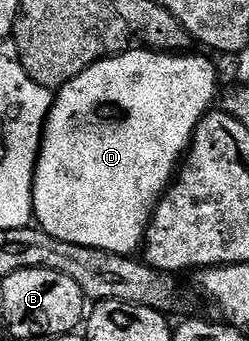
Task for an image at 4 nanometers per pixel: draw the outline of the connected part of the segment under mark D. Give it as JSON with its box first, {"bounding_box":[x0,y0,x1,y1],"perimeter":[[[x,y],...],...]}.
{"bounding_box":[32,47,218,255],"perimeter":[[[132,47],[123,53],[117,53],[115,57],[108,57],[105,61],[99,61],[90,66],[86,71],[82,71],[82,75],[78,75],[72,81],[67,81],[65,85],[55,94],[52,109],[48,112],[48,122],[44,125],[44,140],[40,142],[40,156],[36,158],[36,174],[32,180],[32,211],[34,214],[34,221],[39,228],[44,232],[50,234],[54,239],[65,241],[66,243],[74,243],[82,247],[90,247],[98,251],[108,251],[110,253],[121,253],[123,255],[132,255],[137,252],[144,244],[144,238],[148,232],[148,226],[152,223],[152,217],[156,214],[156,208],[160,206],[160,200],[163,199],[164,194],[168,192],[174,178],[177,176],[178,170],[182,164],[182,158],[188,151],[189,145],[192,144],[192,136],[198,127],[198,123],[204,114],[213,108],[212,100],[217,100],[218,89],[216,93],[216,69],[204,57],[184,57],[188,55],[177,55],[175,53],[158,53],[154,49],[147,47]]]}

